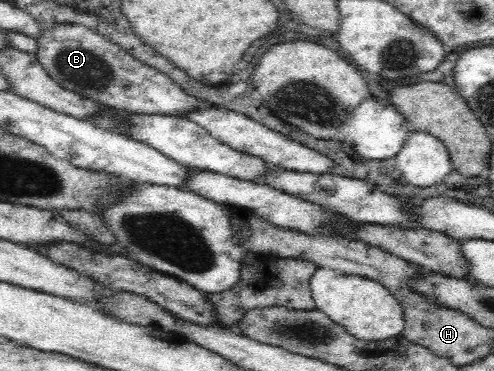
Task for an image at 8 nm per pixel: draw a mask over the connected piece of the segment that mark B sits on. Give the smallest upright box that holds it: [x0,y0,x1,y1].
[33,23,210,116]

